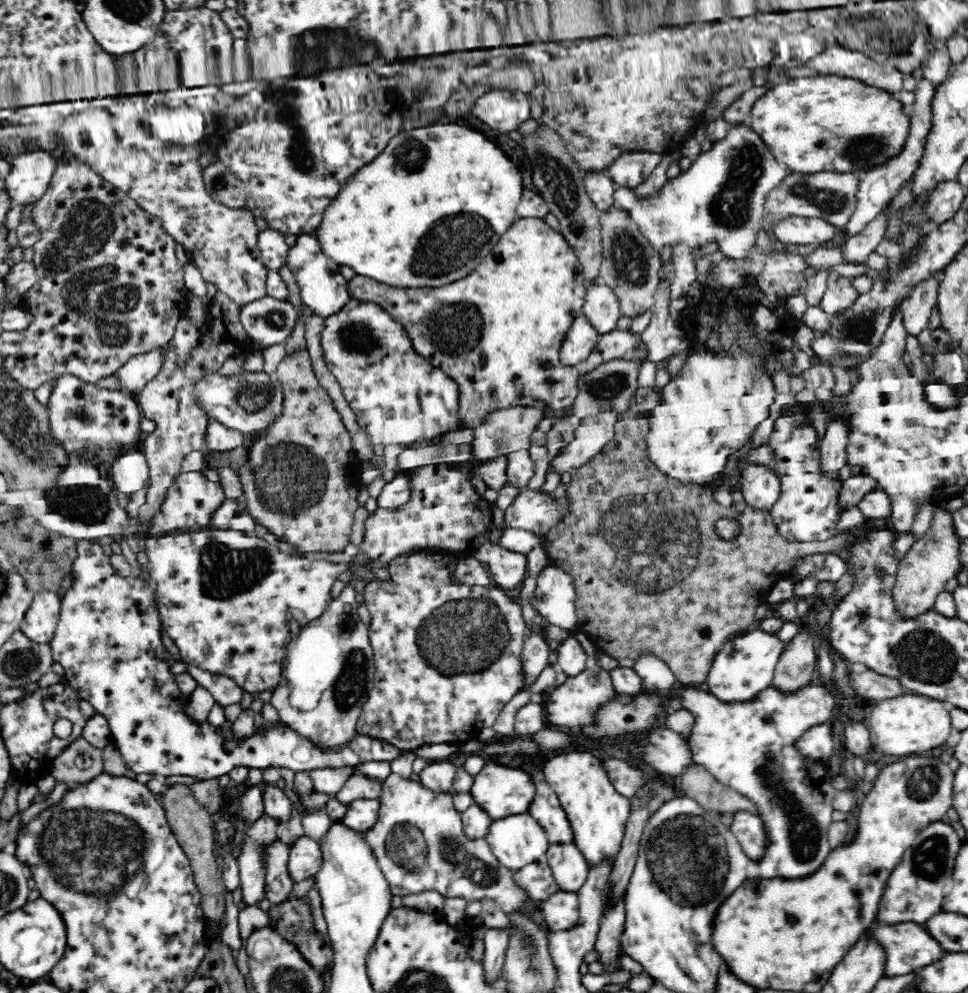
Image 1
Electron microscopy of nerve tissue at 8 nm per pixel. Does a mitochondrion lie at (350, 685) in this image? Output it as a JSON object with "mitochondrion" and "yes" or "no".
{"mitochondrion":"yes"}

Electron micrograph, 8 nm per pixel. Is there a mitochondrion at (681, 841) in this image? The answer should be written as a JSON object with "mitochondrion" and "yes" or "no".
{"mitochondrion":"yes"}

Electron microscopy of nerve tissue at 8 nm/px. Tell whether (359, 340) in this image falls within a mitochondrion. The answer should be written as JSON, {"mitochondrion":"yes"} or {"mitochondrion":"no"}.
{"mitochondrion":"yes"}

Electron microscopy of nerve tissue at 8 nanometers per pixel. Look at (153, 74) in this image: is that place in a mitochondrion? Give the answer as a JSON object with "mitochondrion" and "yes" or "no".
{"mitochondrion":"no"}

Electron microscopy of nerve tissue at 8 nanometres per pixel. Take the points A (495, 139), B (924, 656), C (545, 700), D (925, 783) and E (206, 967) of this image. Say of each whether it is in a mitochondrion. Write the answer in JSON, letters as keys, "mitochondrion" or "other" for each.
{"A":"other","B":"mitochondrion","C":"other","D":"mitochondrion","E":"other"}

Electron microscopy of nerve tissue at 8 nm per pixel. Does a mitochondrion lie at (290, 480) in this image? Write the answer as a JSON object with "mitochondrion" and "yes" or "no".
{"mitochondrion":"yes"}

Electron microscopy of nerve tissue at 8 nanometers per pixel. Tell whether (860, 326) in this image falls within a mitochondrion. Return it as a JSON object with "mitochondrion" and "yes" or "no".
{"mitochondrion":"yes"}

